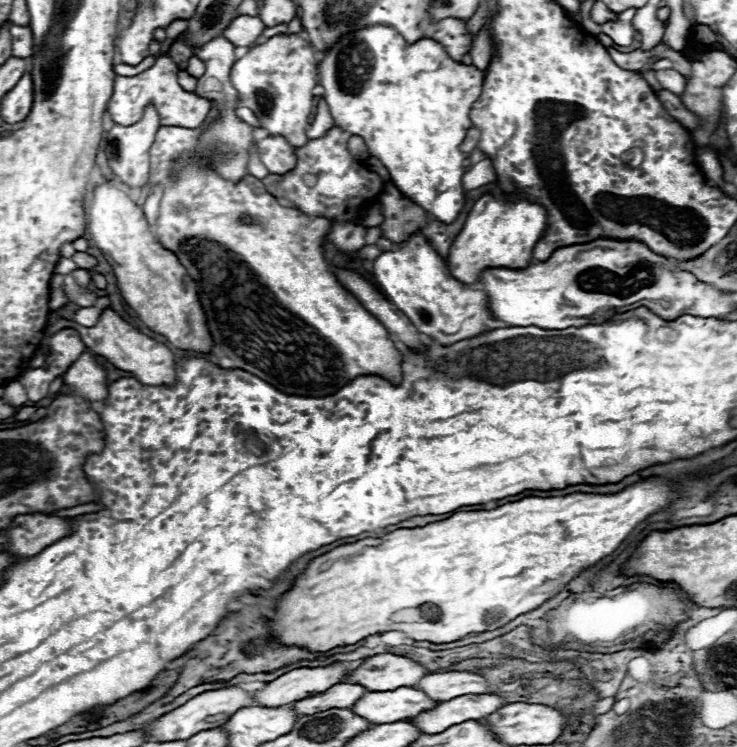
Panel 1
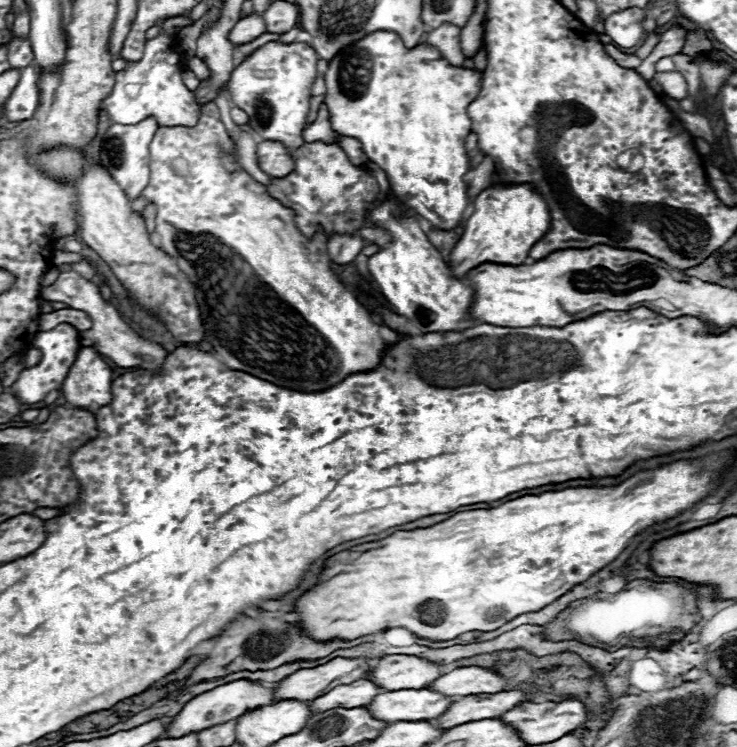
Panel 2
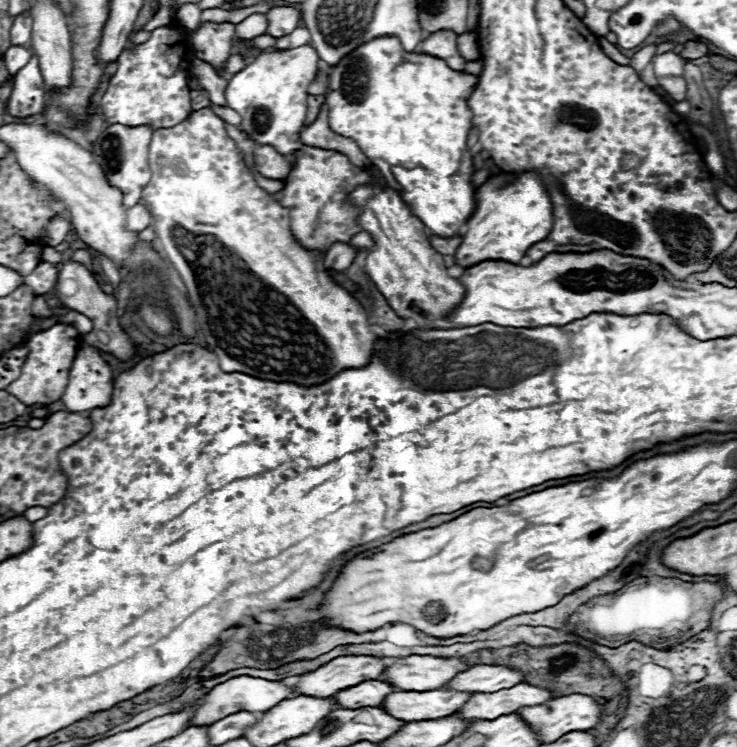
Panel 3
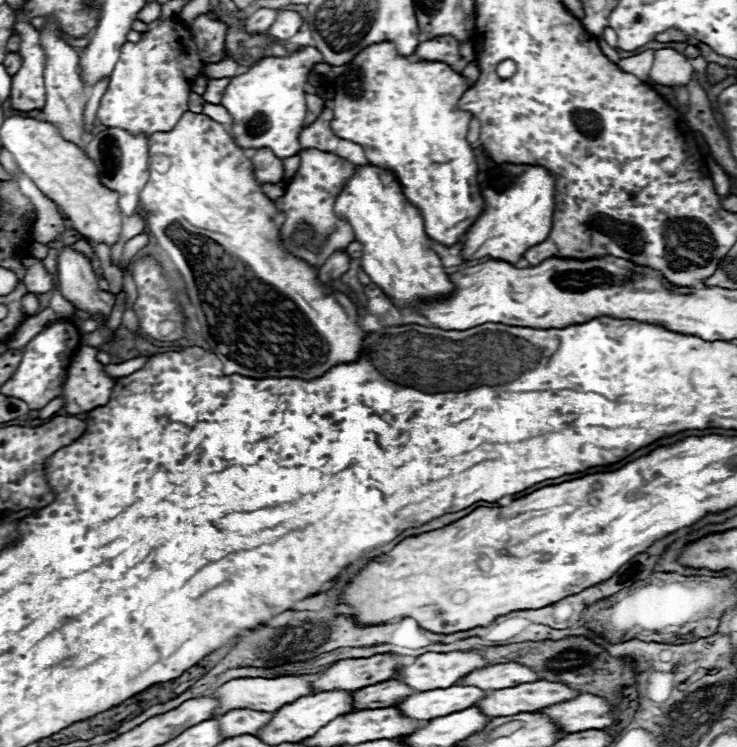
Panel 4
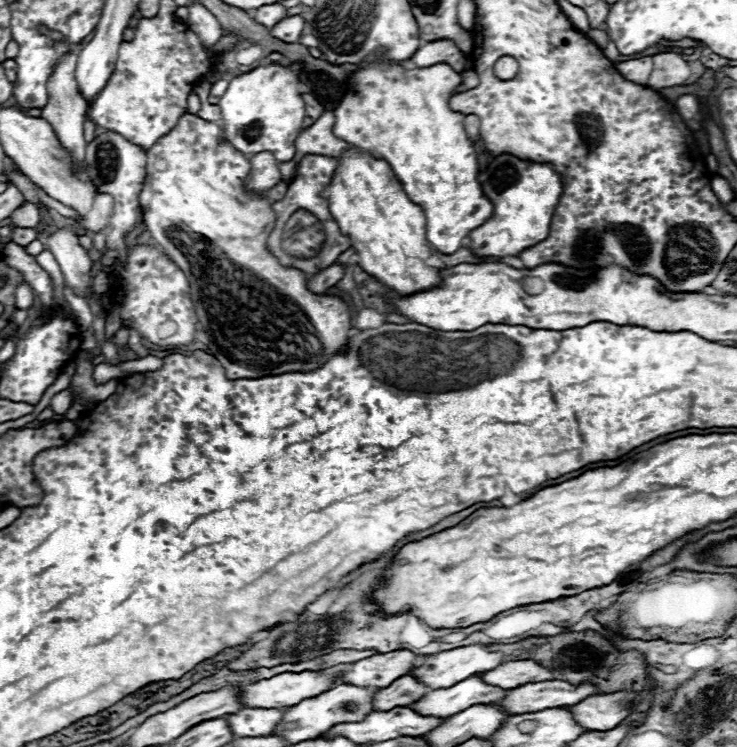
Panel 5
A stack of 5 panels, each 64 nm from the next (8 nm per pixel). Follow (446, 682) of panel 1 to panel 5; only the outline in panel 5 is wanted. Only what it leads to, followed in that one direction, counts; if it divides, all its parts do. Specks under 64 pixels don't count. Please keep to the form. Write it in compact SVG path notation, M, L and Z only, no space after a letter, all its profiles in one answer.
M512 660L512 662L500 664L498 668L482 672L480 678L486 684L494 684L500 688L516 688L516 686L522 686L528 682L552 680L552 674L550 674L550 670L538 666L532 660Z

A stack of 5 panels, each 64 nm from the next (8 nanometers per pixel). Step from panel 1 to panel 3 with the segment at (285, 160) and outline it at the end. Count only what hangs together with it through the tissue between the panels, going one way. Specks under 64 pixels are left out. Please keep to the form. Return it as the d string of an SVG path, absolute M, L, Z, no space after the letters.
M270 144L256 146L256 150L254 150L254 166L262 176L272 178L272 180L284 180L292 170L286 156L280 154Z

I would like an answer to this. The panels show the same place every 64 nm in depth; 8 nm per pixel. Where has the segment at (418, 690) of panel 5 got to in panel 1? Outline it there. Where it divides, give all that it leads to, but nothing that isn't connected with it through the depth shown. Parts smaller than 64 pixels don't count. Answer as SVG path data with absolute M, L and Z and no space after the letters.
M336 684L326 692L294 702L294 710L298 716L306 716L306 712L326 712L326 708L350 708L362 694L364 688L358 684Z

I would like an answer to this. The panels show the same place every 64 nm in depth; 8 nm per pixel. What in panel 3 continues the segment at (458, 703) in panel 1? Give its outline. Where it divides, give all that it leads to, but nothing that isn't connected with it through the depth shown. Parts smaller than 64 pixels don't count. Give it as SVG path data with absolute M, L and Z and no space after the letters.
M516 684L514 688L504 688L502 692L494 692L494 694L478 692L454 714L458 714L464 720L494 720L498 716L512 714L522 706L544 704L550 696L552 692L544 688L530 686L530 684Z

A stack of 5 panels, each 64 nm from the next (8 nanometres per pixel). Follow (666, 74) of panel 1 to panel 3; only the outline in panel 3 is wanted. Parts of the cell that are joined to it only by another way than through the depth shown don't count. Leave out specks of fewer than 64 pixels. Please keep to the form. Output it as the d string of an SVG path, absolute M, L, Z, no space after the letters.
M683 77L659 78L658 83L676 102L686 98L686 81Z

